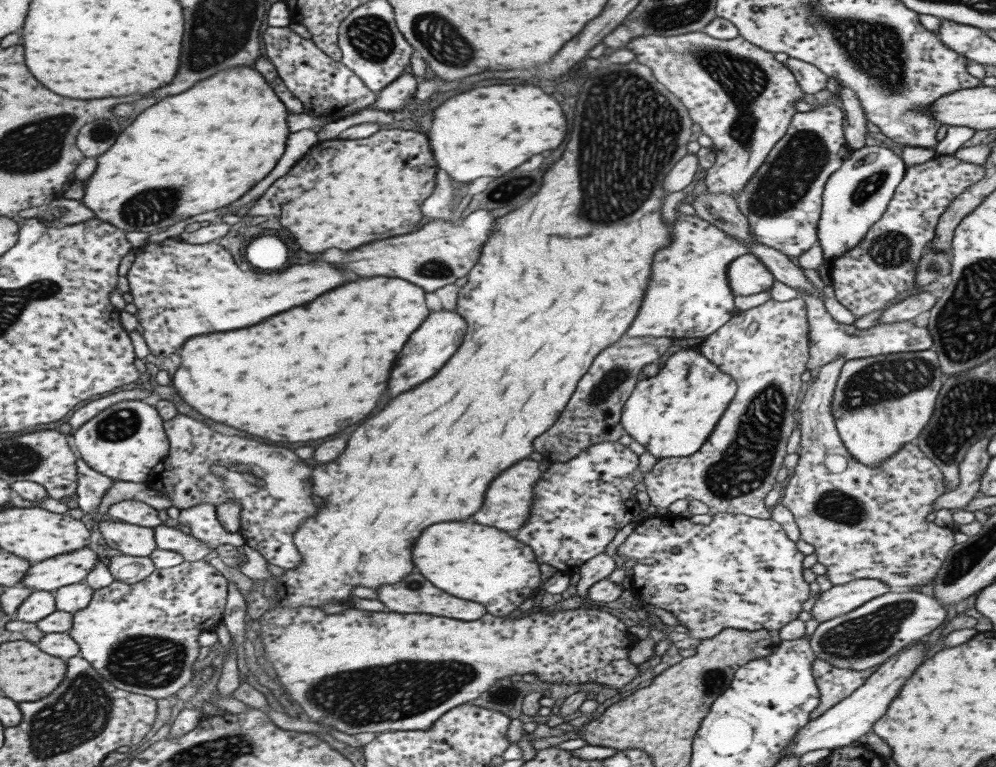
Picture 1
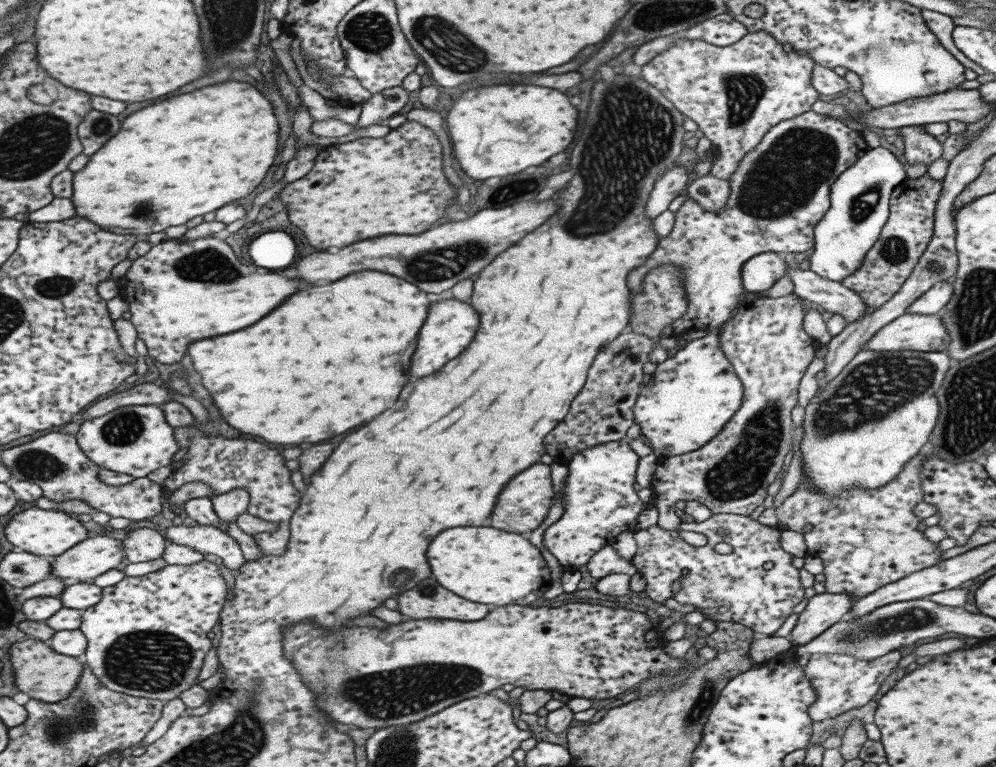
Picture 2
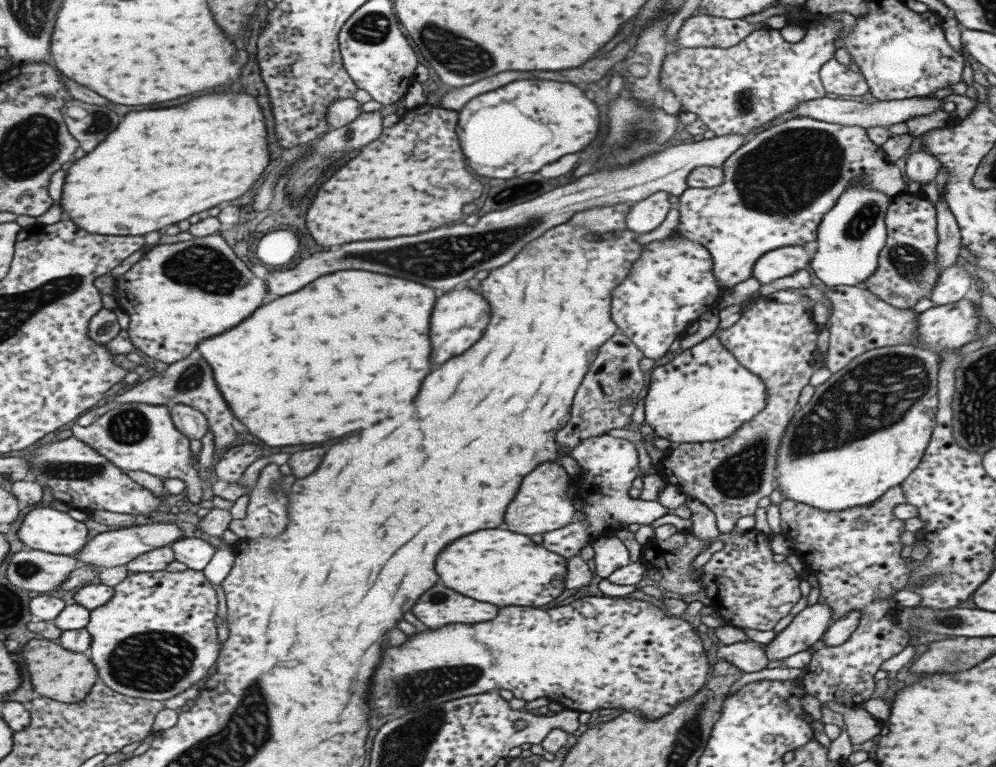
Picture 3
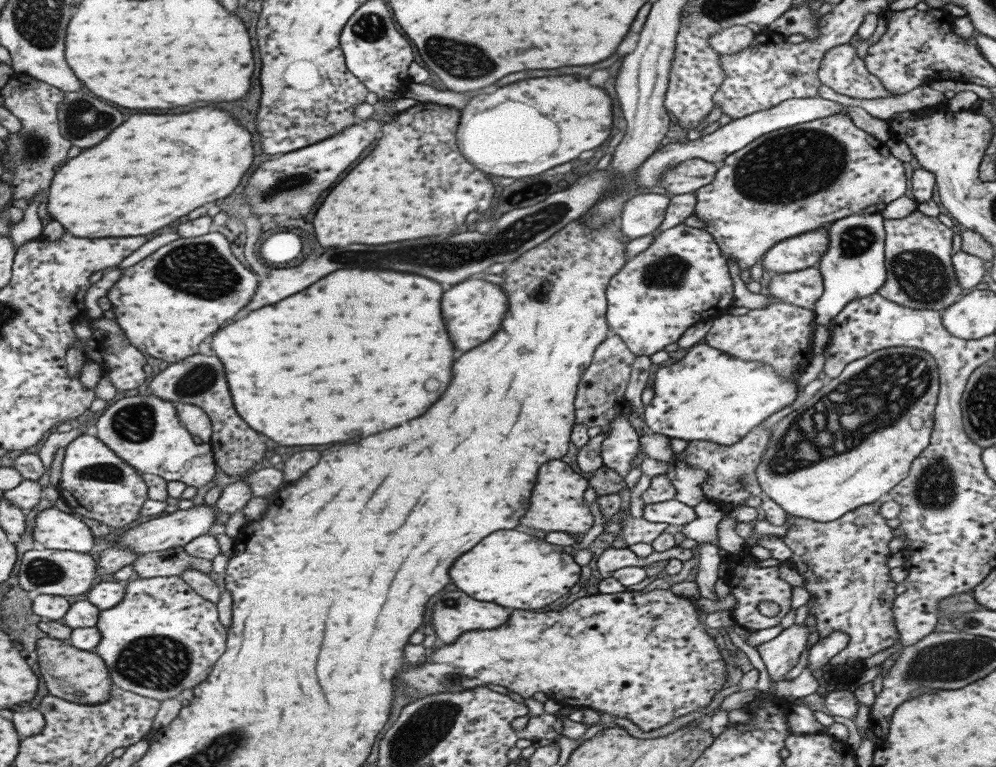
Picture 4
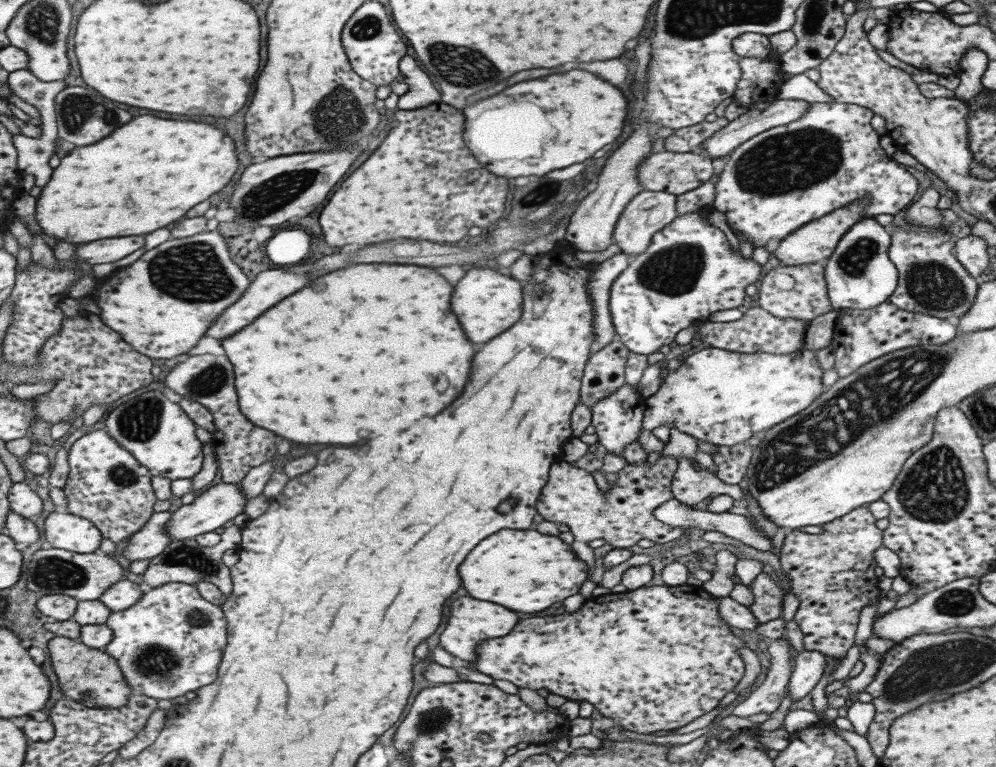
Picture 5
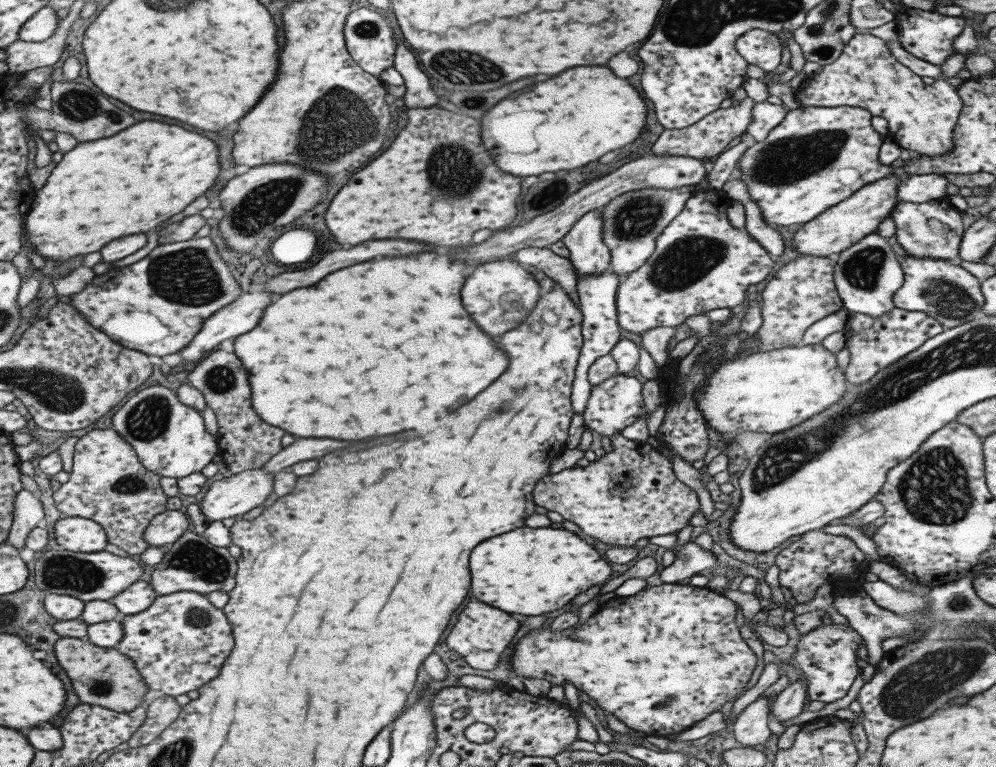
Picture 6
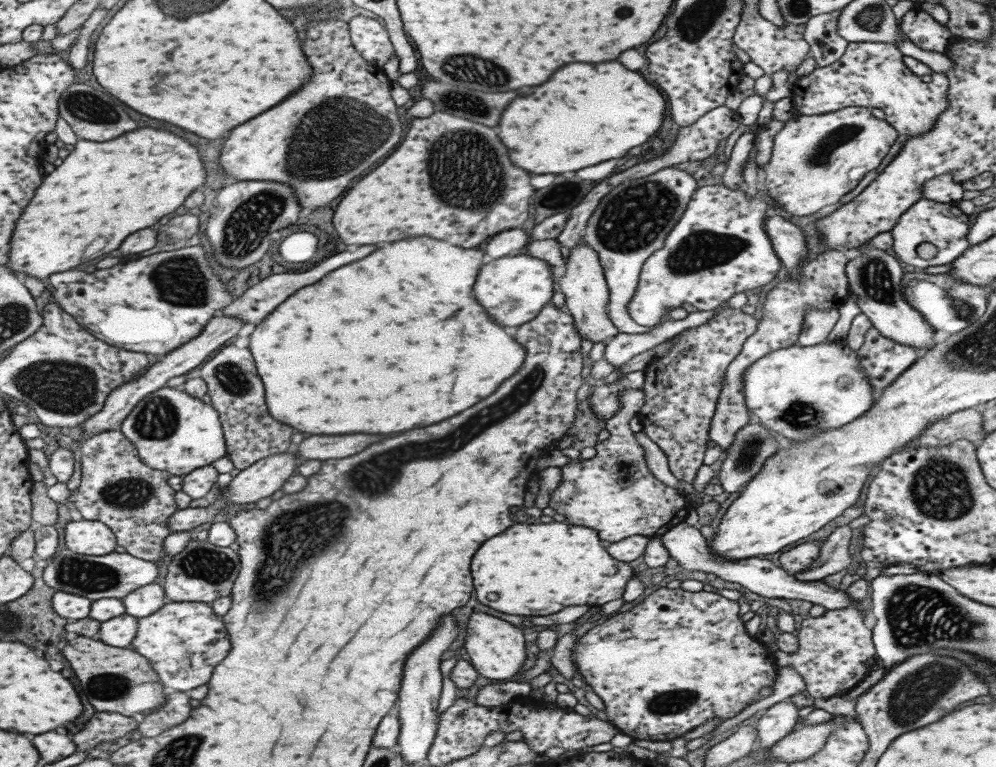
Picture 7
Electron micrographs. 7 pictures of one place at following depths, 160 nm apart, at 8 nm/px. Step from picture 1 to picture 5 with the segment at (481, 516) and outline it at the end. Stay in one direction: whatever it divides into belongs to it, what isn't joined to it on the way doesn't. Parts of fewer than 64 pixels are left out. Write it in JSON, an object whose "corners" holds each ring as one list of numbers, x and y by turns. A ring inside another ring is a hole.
{"corners":[[660,456,649,467,645,462,641,465,627,463,615,473,617,478,613,486,608,484,608,490,599,490,592,475,582,469,581,465,557,460,549,467,546,483,537,497,537,514,547,522,565,524,571,530,571,548,581,560,585,560,587,566,587,576,579,589,583,598,591,599,591,591,596,586,589,580,594,569,593,549,588,546,590,540,602,538,613,547,629,548,641,539,663,544,681,535,681,526,667,526,652,515,656,506,673,499,670,482,676,466,676,457,671,456]]}

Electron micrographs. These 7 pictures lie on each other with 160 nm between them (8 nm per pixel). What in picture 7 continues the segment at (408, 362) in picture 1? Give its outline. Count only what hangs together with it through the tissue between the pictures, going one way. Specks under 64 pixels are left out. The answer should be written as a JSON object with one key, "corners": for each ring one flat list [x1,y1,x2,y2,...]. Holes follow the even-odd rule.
{"corners":[[524,252,492,259,479,267,473,296,485,308,489,318,501,326,519,326,535,318,543,306,551,303,553,296,551,266]]}

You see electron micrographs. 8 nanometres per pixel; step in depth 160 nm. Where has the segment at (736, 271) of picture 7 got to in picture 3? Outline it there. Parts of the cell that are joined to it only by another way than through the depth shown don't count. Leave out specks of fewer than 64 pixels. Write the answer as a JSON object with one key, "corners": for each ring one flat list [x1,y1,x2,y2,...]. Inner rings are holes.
{"corners":[[671,235,659,241,651,241,644,245,641,256,630,266,625,280,611,291,609,303,611,322,617,326,618,332,623,333,641,352,642,357,657,359,667,353,667,349,675,338,680,338,686,329,697,322,699,316,716,309,724,289,719,287,712,275,712,262,708,250,698,242,687,240,682,236]]}

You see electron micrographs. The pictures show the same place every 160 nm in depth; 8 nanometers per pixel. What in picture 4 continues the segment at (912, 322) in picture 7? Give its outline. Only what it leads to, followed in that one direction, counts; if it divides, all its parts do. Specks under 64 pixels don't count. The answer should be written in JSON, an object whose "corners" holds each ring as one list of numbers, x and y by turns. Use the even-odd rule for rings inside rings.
{"corners":[[855,213,827,224,828,245,818,260,822,294,814,306,815,324,826,326,845,304,871,296,883,286,886,279,883,221,881,213]]}

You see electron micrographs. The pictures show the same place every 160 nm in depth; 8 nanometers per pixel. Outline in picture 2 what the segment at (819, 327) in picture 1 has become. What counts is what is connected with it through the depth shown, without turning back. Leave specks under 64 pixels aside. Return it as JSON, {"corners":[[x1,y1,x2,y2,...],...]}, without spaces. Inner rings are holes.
{"corners":[[903,314,877,330,863,349,873,352,942,352,949,336,941,319,935,315]]}

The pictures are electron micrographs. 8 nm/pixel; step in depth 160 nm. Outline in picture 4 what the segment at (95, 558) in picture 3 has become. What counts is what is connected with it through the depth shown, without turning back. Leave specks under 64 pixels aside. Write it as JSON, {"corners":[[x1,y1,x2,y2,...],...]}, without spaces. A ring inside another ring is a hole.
{"corners":[[193,505,191,508,181,510,178,508,167,510,167,514,156,519,151,519,141,523,138,526,134,526,127,529,117,540,118,546,124,546,124,548,130,548,133,552,139,552,139,555,145,555,153,552,161,552,177,546,183,546,187,544,192,538,205,534,209,530,209,526,213,524,213,518,215,518,216,510,214,505]]}

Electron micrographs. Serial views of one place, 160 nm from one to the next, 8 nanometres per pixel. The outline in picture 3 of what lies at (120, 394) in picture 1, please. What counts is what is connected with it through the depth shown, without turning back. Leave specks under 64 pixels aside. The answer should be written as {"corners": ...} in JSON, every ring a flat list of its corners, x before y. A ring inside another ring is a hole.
{"corners":[[183,358,180,361,170,364,163,373,156,374,153,377,136,384,132,389,125,391,121,395,111,398,101,407,95,407,93,412,97,412,97,416,101,417,108,414,116,405,129,402,143,402,151,405,166,405,184,404,195,408,203,414,206,419,206,424,213,434,214,450,223,450,225,446,229,446,231,442,237,440,235,430,231,426,231,412,227,408,227,404,223,402,221,394,217,392,213,378,211,378,211,368,207,366,207,362,203,362,201,358,191,360,191,358]]}

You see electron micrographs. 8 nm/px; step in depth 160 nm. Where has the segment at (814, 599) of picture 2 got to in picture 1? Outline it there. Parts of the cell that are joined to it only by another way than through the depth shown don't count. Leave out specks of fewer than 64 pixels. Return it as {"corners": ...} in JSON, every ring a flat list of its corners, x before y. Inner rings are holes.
{"corners":[[859,579,842,585,831,586,819,595,811,607,811,618,825,622,830,618,847,614,864,602,889,592,890,588,877,579]]}

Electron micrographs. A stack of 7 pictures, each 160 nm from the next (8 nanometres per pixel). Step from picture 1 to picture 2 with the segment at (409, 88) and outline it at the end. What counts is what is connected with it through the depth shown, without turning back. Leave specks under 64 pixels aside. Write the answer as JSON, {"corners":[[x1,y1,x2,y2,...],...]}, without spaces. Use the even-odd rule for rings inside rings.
{"corners":[[401,85,372,94,360,103,360,115,354,128,365,128,371,124,383,123,386,118,397,114,409,100,409,92]]}

